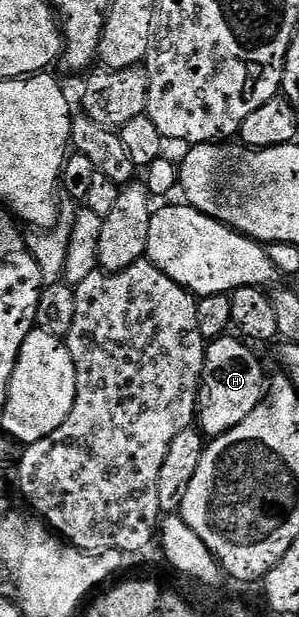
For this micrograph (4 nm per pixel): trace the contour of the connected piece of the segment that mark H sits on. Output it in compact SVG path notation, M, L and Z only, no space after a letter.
M233 335L217 337L206 344L195 418L206 438L221 437L239 427L239 423L243 423L243 419L247 419L247 415L251 415L251 411L255 411L261 402L267 376L261 370L260 359L248 348L252 349L244 340Z

